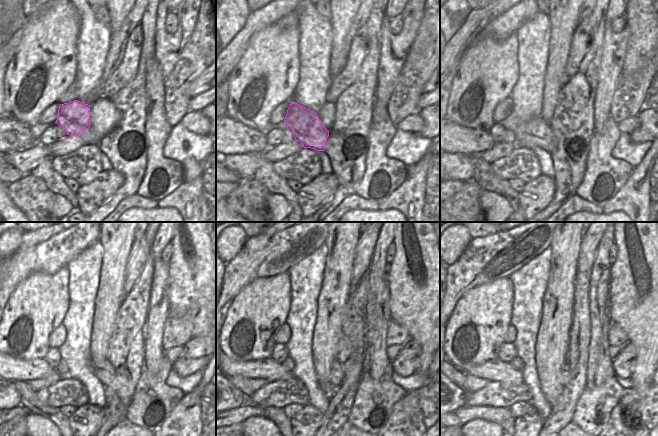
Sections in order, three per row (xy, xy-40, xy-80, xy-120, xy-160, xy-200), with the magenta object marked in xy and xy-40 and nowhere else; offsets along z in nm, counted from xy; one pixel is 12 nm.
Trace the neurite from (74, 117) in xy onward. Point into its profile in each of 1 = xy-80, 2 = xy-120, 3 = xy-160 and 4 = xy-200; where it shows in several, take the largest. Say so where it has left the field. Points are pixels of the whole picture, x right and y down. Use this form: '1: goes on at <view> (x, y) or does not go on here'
1: goes on at xy-80 (538, 129)
2: goes on at xy-120 (105, 375)
3: goes on at xy-160 (337, 375)
4: goes on at xy-200 (565, 370)

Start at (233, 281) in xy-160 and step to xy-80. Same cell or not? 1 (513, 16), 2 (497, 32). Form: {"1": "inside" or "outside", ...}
{"1": "inside", "2": "inside"}

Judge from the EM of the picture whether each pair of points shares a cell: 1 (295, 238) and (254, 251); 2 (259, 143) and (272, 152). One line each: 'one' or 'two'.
1: one
2: two

